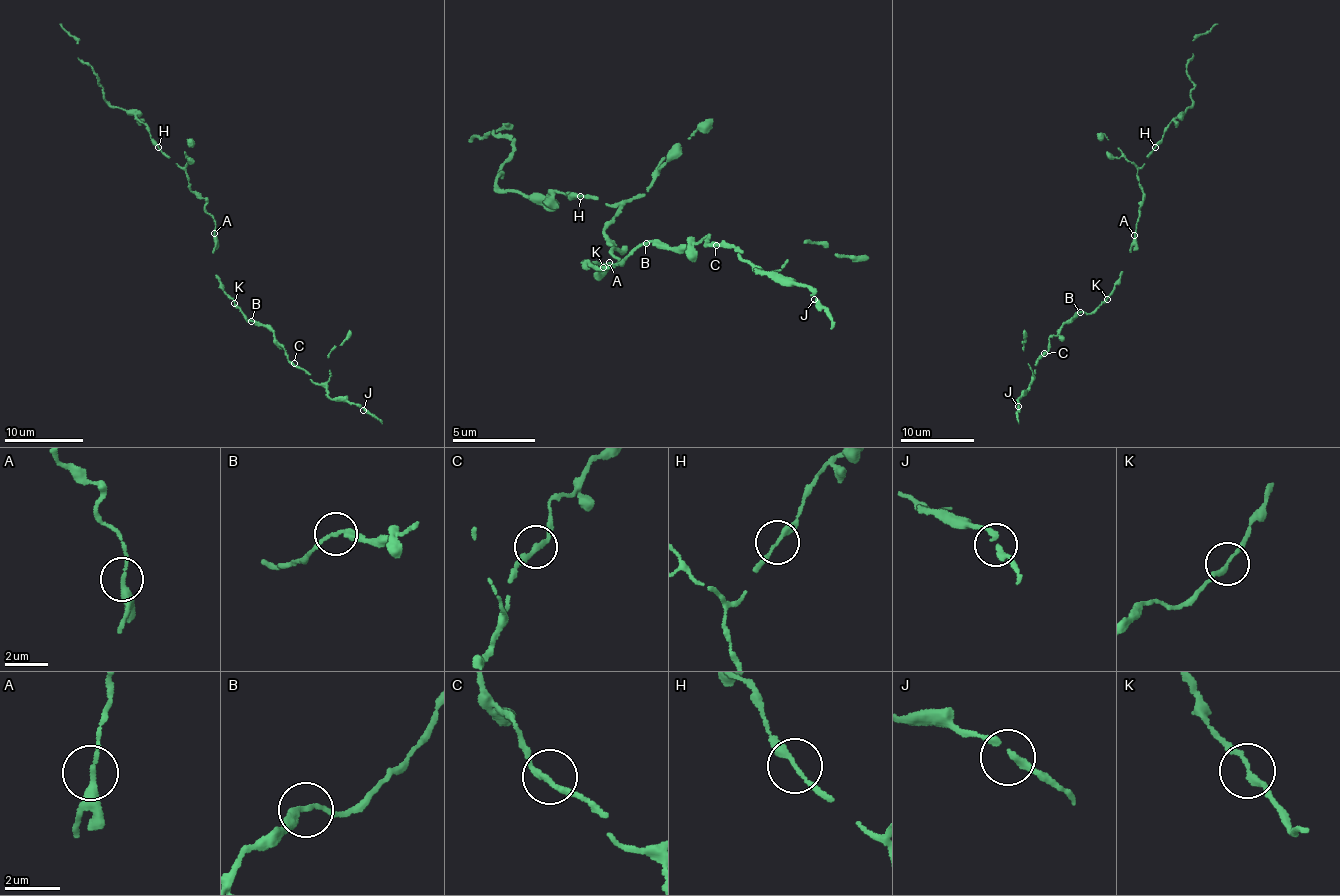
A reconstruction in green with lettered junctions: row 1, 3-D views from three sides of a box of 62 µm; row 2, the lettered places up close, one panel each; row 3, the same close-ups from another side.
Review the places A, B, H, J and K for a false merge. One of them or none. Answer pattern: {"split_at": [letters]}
{"split_at": []}

